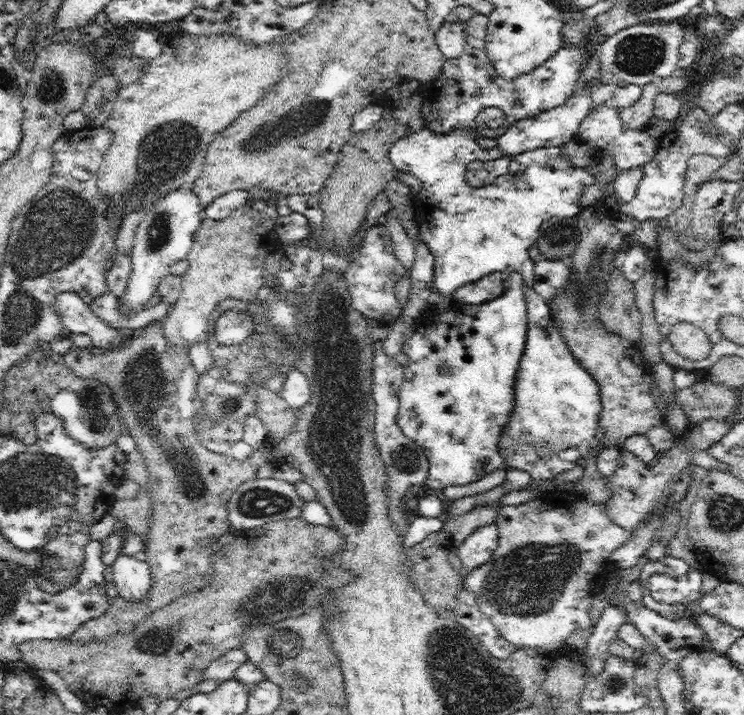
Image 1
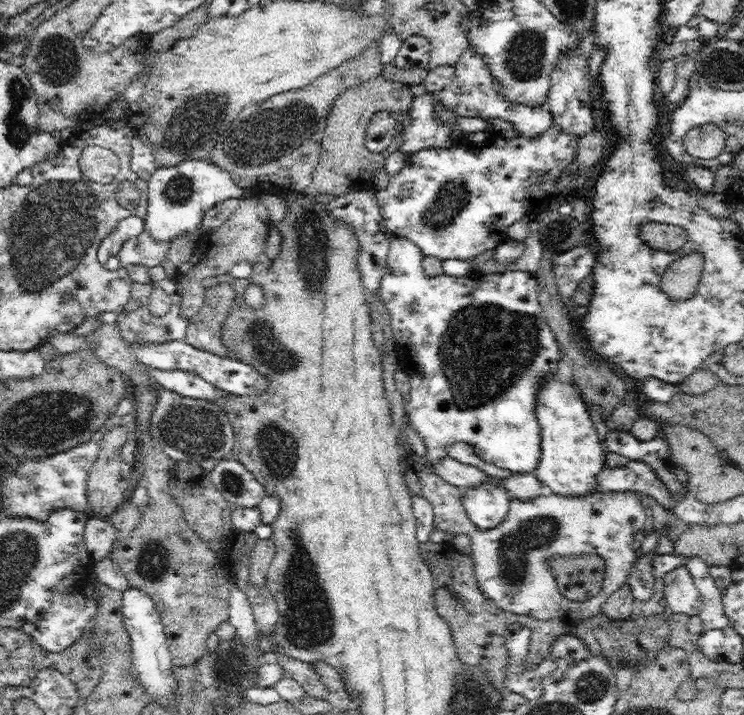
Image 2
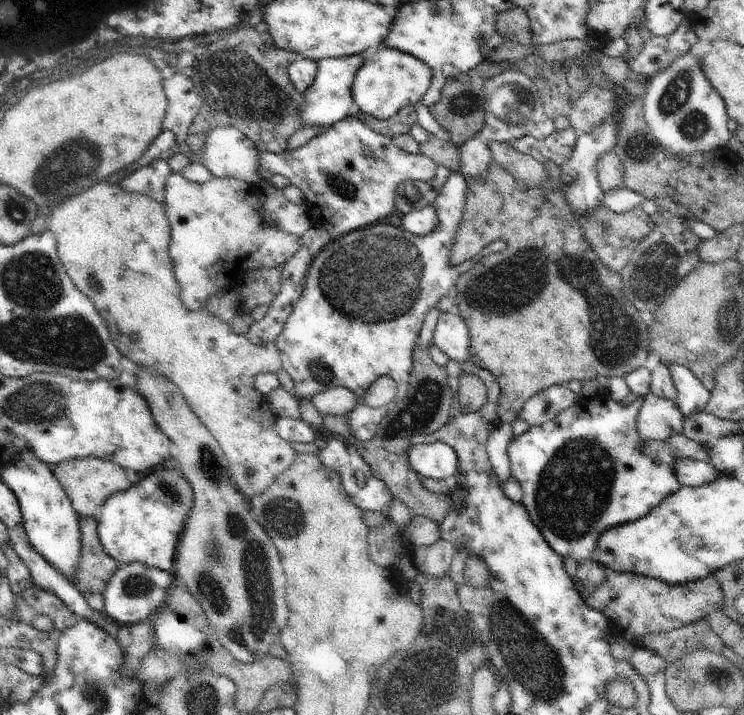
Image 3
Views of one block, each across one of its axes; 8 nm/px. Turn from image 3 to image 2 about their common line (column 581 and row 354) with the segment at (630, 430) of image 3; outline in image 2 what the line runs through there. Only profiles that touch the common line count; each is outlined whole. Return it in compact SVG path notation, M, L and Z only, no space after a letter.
M394 236L390 242L390 252L386 273L383 275L379 294L384 302L391 318L391 330L398 347L398 358L400 369L403 369L410 376L410 396L406 400L404 407L408 413L408 419L416 429L417 435L421 436L425 442L426 458L428 465L433 468L433 462L438 459L448 457L445 447L455 442L466 442L473 446L477 454L484 462L489 462L502 469L508 469L513 473L530 473L538 466L541 449L541 428L536 415L538 390L544 380L548 380L555 374L558 368L558 361L561 359L560 348L553 331L547 324L546 317L542 315L542 306L539 302L538 282L535 275L520 270L506 270L497 274L476 274L469 277L454 277L448 274L434 276L430 278L425 275L421 266L425 254L422 249L414 244L409 238Z

